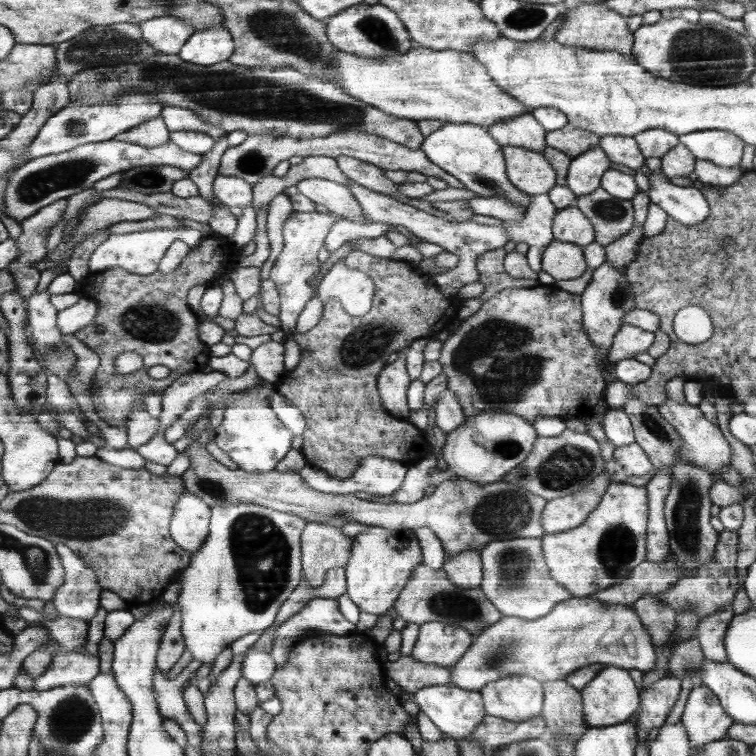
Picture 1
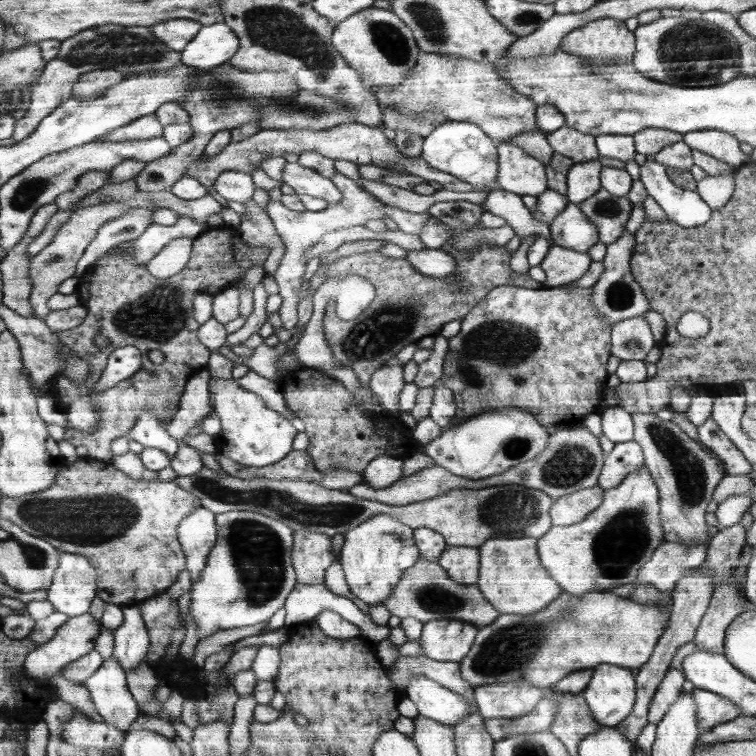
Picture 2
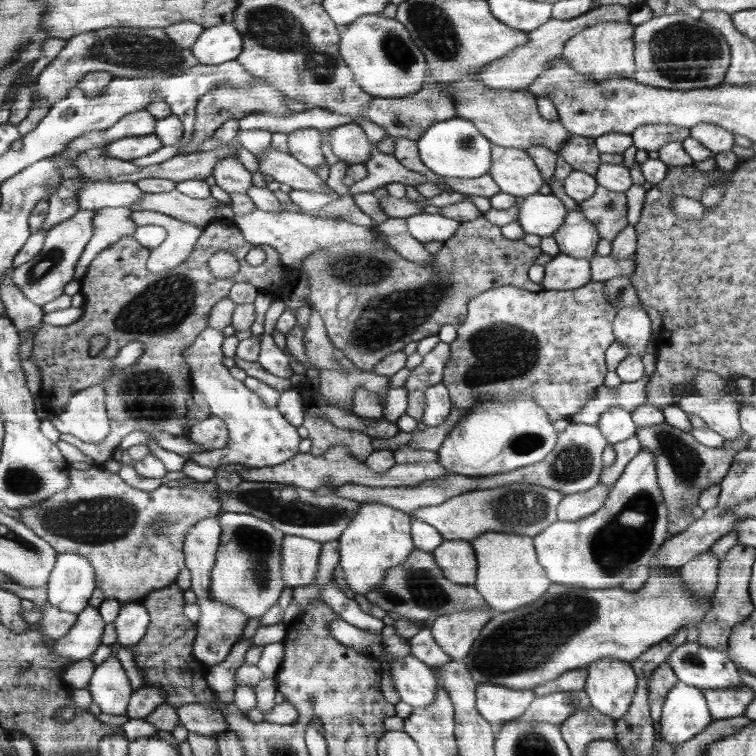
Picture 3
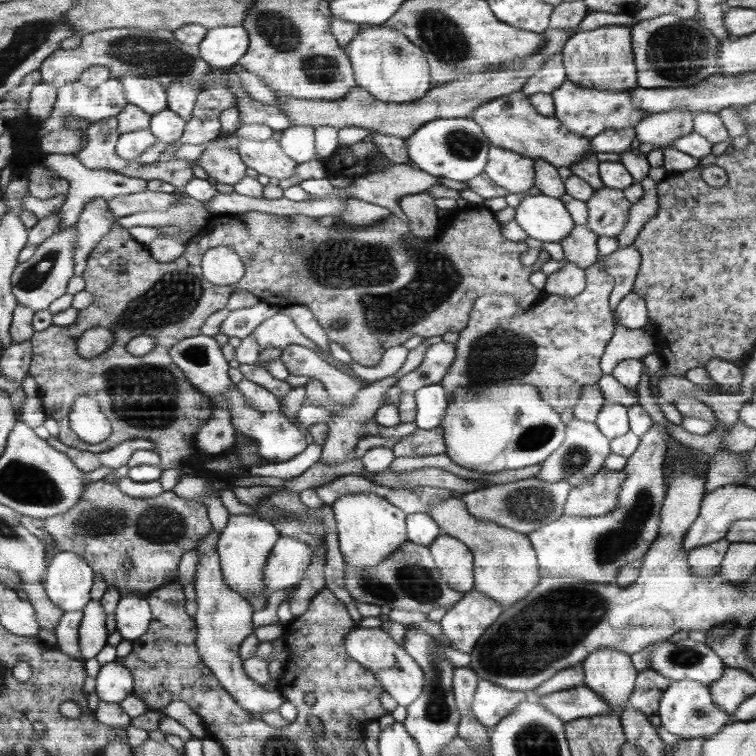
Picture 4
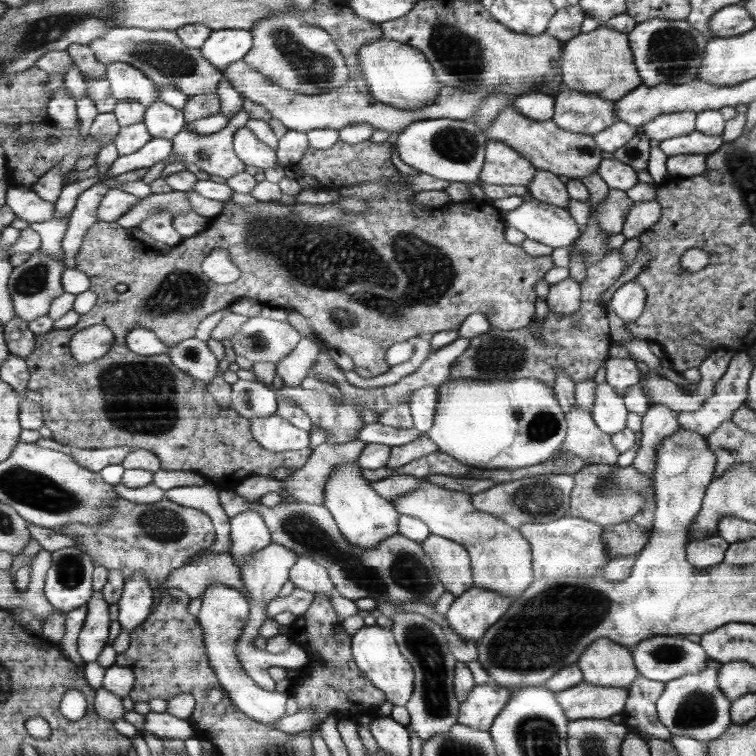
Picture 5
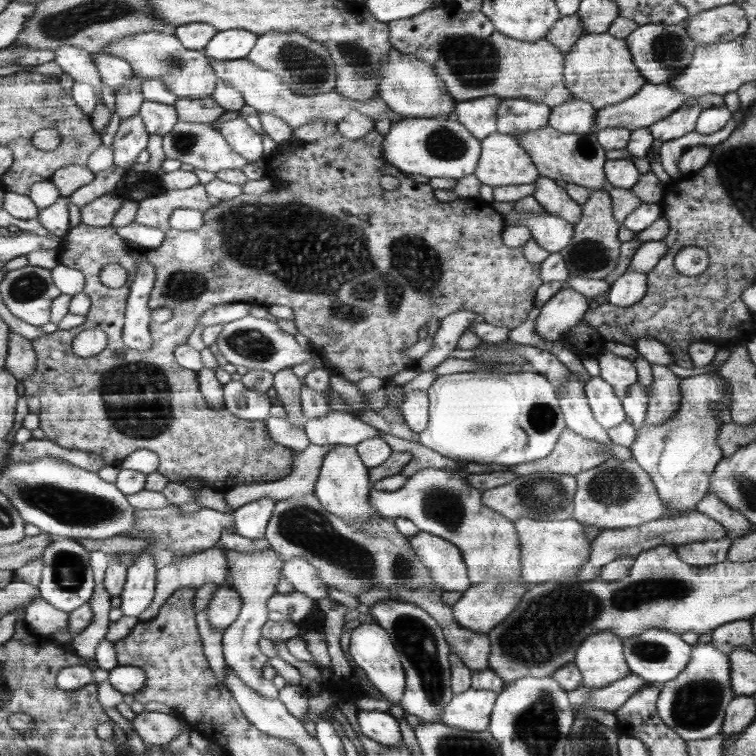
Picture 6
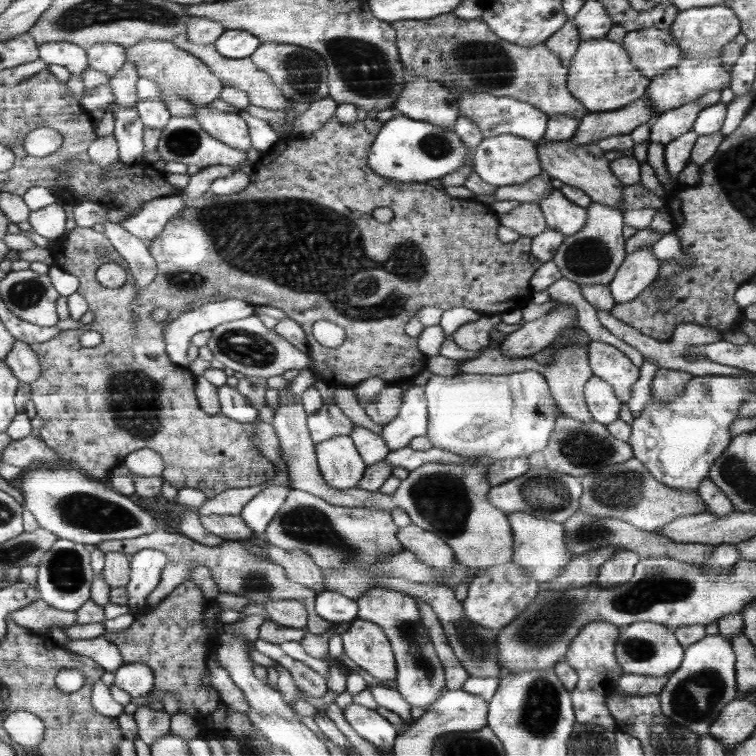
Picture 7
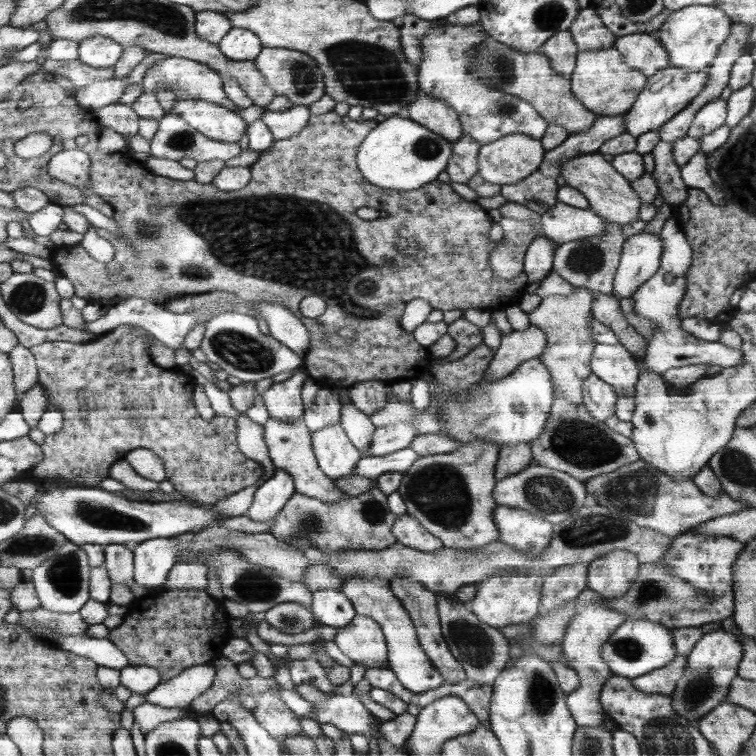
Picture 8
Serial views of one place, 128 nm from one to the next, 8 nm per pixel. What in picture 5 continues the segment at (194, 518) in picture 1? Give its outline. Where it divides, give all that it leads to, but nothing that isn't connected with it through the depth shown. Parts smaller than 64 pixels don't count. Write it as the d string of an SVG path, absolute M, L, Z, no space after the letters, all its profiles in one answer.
M220 582L210 583L205 593L201 596L202 604L197 614L200 624L204 628L204 648L207 650L208 660L211 662L212 670L219 678L220 686L229 693L231 700L242 712L254 720L262 721L276 728L274 723L286 715L286 703L288 692L267 691L258 686L246 674L238 657L236 657L236 640L244 630L250 605L246 596L236 588Z

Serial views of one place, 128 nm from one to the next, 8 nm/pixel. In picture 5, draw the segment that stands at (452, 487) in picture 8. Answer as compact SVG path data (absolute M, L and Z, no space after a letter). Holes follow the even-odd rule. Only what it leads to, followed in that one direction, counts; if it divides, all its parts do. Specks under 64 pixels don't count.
M301 338L300 343L276 364L275 375L280 376L281 385L295 387L308 376L310 368L316 364L319 346L306 338ZM423 477L420 478L418 488L391 502L400 515L416 516L424 521L432 534L448 537L462 545L470 553L476 587L517 598L534 582L530 541L507 521L474 508L472 495L430 484L426 477Z

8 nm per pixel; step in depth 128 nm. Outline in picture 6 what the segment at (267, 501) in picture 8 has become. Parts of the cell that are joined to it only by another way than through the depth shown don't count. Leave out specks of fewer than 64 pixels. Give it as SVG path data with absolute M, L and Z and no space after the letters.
M261 498L232 512L235 517L235 533L250 540L264 538L268 523L274 514L275 504L276 500L272 498Z

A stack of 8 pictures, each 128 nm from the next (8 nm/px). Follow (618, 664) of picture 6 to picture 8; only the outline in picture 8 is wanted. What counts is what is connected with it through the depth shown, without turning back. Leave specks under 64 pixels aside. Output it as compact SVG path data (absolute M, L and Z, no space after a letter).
M584 588L577 596L576 615L567 625L562 647L562 658L568 662L579 675L580 684L574 691L567 694L567 705L576 724L580 727L600 727L604 723L606 712L600 703L600 694L603 687L612 676L615 676L612 668L600 656L603 645L611 638L620 626L628 619L626 614L620 614L612 608L606 608L602 604L602 596L592 589Z

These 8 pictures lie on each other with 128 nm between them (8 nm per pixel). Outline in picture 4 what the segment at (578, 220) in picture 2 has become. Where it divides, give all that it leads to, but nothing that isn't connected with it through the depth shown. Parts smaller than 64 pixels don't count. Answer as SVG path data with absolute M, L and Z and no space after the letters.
M575 224L572 231L561 240L563 257L574 262L579 268L586 269L600 258L597 246L598 234L588 225Z

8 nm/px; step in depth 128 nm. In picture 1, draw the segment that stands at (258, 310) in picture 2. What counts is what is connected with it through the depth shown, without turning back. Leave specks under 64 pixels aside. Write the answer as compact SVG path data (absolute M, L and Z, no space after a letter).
M282 192L278 196L274 196L274 200L270 202L270 206L268 207L266 223L271 252L261 267L261 282L262 280L270 279L268 274L270 274L272 266L276 263L275 261L283 249L283 224L291 212L293 212L293 207L288 194Z

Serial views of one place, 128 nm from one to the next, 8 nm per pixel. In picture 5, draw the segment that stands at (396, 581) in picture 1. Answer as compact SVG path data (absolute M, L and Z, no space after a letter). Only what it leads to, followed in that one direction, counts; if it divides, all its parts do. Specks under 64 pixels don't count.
M357 461L337 465L332 471L326 488L324 488L324 504L339 527L339 532L348 540L363 550L373 550L394 534L399 534L399 512L394 503L386 500L371 487L370 481L362 476Z

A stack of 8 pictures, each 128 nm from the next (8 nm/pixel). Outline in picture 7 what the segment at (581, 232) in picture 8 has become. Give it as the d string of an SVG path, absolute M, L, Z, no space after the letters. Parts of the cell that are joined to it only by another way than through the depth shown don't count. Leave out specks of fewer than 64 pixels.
M552 189L544 199L540 200L539 206L546 227L556 229L566 236L576 234L588 222L587 209L568 200L568 197L558 189Z

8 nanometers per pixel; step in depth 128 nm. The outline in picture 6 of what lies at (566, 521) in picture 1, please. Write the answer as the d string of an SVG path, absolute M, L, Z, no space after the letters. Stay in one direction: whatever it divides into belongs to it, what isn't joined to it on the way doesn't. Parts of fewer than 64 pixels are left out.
M634 459L608 460L575 476L579 488L575 492L572 518L604 529L635 527L668 516L668 508L660 500L651 475Z

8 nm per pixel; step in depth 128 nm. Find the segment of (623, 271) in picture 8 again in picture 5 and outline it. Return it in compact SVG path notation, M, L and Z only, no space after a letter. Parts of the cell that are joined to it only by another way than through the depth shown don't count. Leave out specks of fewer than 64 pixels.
M633 280L628 281L616 290L608 308L621 320L632 322L638 319L639 315L644 311L646 298L644 287L639 286Z

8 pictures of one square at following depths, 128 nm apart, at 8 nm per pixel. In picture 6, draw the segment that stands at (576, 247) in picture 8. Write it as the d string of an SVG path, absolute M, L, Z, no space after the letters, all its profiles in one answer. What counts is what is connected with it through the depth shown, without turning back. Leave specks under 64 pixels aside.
M609 187L591 191L587 202L582 205L582 218L574 225L572 240L568 242L568 246L560 250L566 261L569 276L602 280L610 275L619 262L620 247L622 246L622 242L619 240L621 225L616 222L609 192Z

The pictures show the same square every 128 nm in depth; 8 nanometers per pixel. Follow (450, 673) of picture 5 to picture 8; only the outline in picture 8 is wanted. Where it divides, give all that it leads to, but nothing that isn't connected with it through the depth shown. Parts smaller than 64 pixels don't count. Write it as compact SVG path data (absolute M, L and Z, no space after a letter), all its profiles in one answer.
M357 576L344 577L344 584L342 584L340 591L354 603L354 608L358 616L368 616L382 626L384 636L387 639L388 663L394 671L394 674L396 674L397 679L401 682L400 687L402 692L412 690L412 693L420 694L443 686L445 680L442 674L440 674L438 669L434 666L431 657L424 652L423 645L419 642L414 620L412 620L412 616L410 612L408 612L407 607L403 604L403 601L392 592L388 578L368 578L367 580L362 580Z

